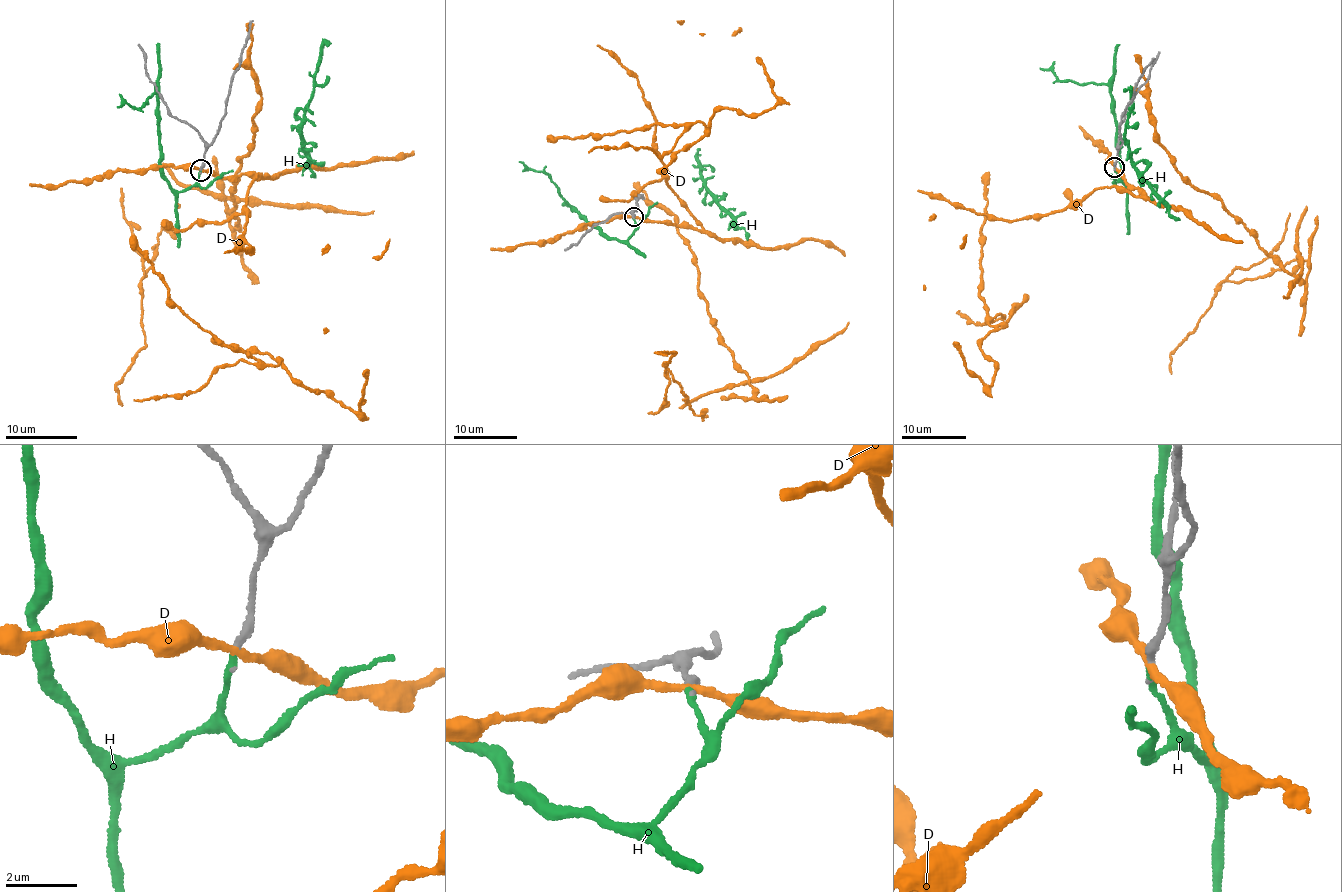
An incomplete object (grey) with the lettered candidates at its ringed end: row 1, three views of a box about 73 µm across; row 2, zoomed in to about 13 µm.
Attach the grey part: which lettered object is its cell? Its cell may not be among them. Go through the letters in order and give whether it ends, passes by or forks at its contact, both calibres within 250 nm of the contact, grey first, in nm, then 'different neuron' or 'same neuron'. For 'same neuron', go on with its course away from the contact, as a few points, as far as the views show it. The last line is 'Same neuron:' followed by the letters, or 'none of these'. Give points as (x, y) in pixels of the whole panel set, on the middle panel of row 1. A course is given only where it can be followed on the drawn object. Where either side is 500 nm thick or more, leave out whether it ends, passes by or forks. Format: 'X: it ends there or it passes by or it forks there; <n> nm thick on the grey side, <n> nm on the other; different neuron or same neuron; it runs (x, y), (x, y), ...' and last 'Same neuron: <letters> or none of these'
D: it passes by; 240 nm thick on the grey side, 200 nm on the other; different neuron
H: it ends there; 220 nm thick on the grey side, 160 nm on the other; same neuron
Same neuron: H

